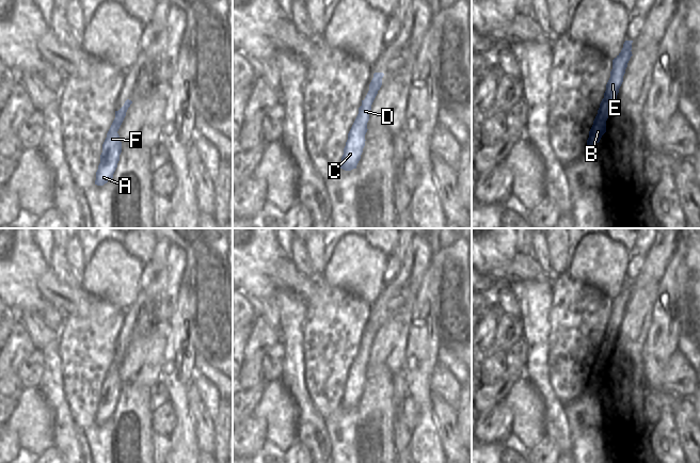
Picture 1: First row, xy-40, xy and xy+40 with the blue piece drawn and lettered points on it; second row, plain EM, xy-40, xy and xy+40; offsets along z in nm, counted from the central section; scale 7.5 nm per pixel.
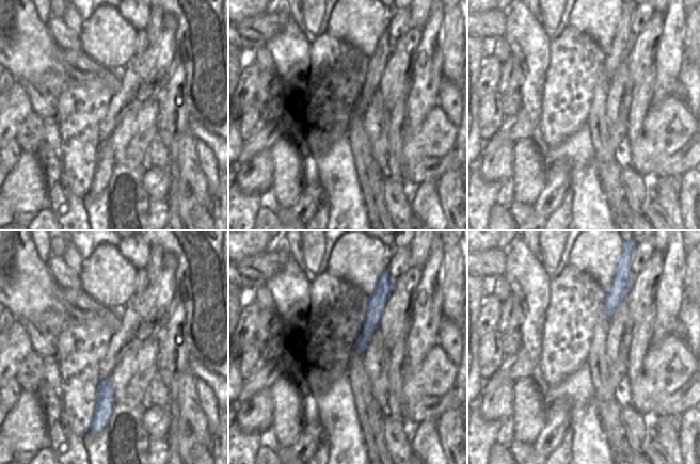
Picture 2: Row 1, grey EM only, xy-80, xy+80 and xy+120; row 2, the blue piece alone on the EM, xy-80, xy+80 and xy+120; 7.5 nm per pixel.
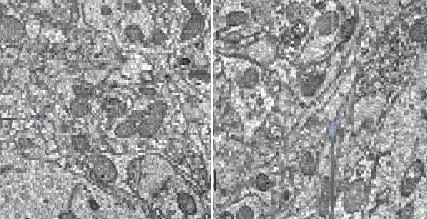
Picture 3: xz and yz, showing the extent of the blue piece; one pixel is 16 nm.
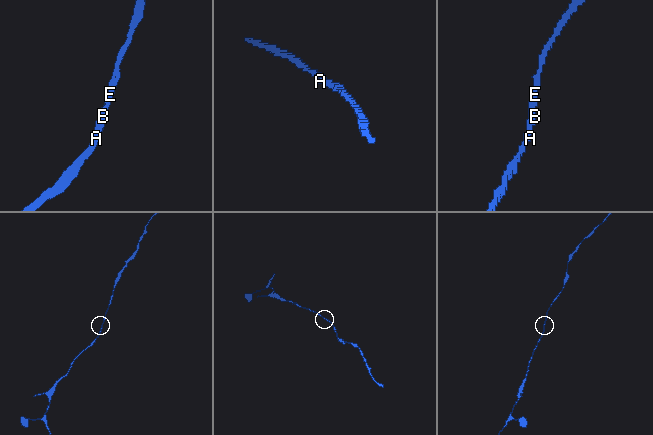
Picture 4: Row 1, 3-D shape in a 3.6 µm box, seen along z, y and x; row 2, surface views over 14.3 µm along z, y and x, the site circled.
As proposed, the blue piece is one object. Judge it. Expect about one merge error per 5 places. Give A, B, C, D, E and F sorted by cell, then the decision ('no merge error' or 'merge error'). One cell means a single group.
A B C D E F | no merge error

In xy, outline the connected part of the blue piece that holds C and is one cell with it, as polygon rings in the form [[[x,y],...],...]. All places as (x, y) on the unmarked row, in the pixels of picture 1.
[[[383,312],[373,313],[373,317],[369,323],[369,330],[365,338],[362,339],[362,345],[359,347],[359,353],[348,372],[348,379],[344,387],[339,408],[345,410],[356,408],[365,385],[365,373],[368,369],[367,362],[369,360],[371,344],[382,324],[383,315]]]

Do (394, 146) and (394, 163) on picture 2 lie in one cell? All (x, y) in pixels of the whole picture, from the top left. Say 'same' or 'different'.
same

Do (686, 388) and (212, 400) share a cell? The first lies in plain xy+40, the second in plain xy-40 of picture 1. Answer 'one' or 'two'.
one

